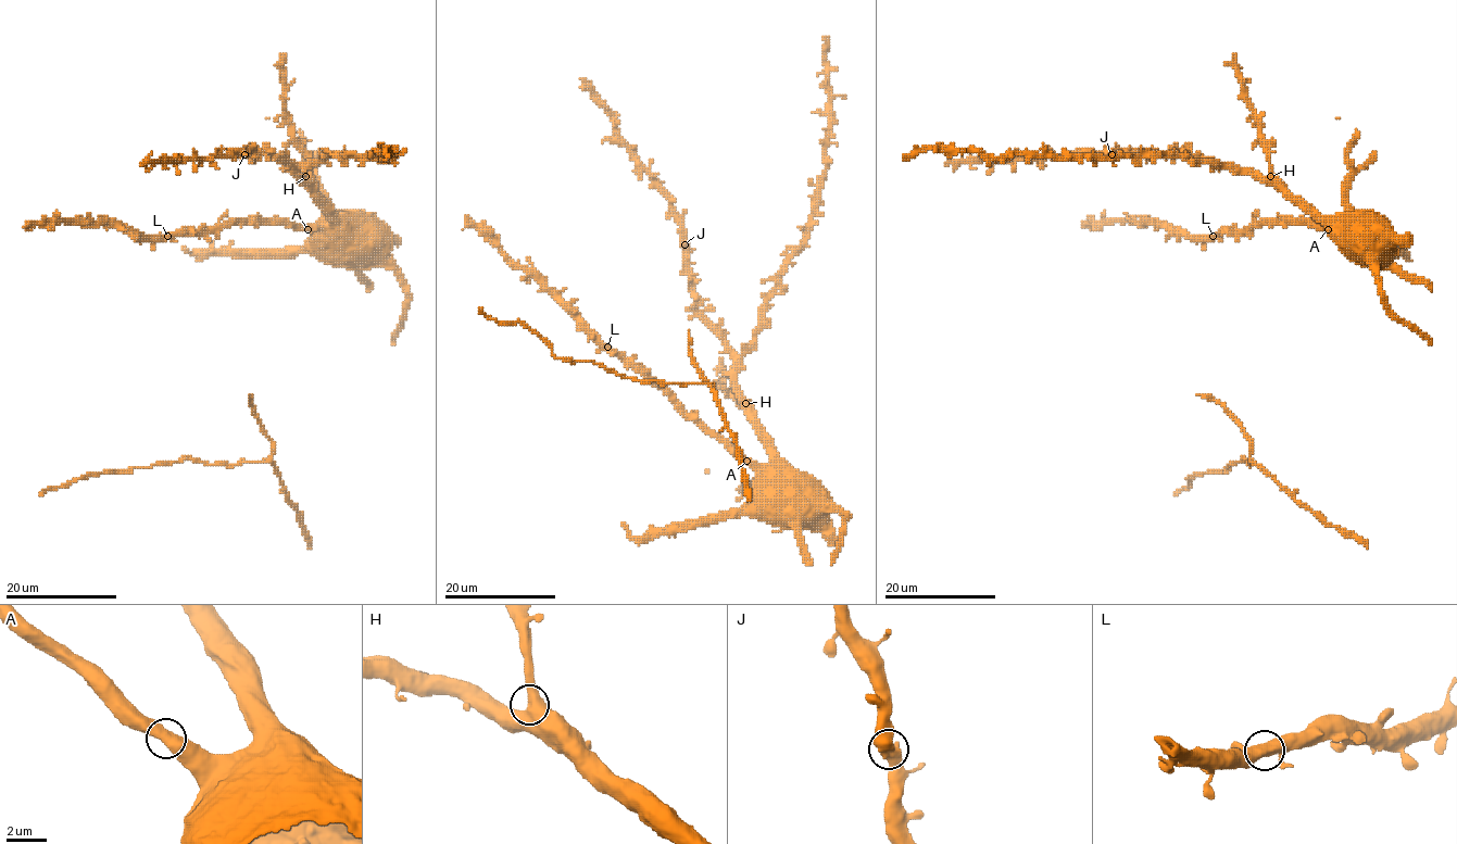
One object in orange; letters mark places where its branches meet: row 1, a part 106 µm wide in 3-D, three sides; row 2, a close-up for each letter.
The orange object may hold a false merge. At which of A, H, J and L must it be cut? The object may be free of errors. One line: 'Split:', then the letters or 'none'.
Split: none

